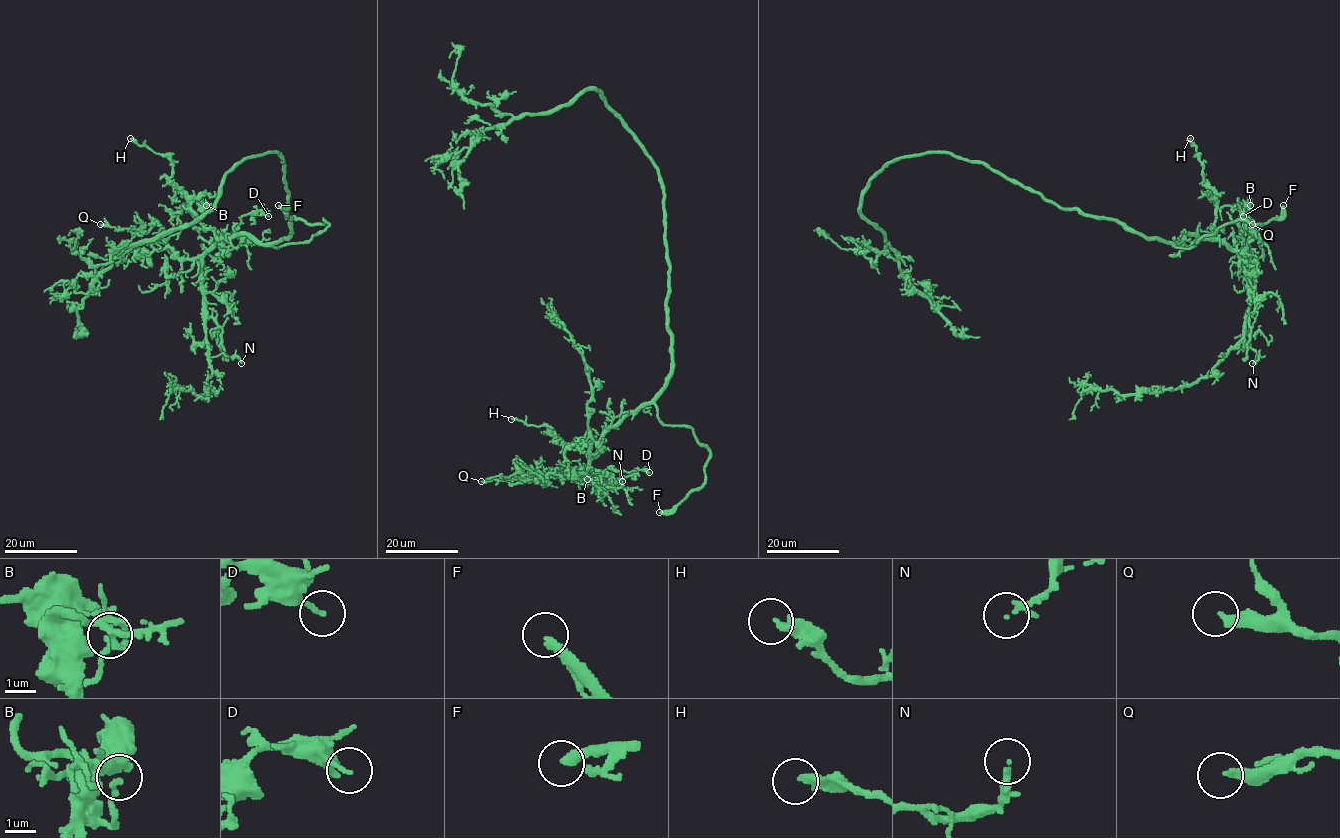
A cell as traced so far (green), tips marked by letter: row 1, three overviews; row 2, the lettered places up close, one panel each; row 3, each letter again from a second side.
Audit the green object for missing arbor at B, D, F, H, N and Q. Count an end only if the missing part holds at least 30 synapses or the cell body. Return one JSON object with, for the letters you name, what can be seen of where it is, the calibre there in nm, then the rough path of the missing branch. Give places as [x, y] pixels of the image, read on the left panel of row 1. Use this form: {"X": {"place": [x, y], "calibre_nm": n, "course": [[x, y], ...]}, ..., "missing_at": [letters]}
{"F": {"place": [278, 205], "calibre_nm": 320}, "missing_at": ["F"]}

